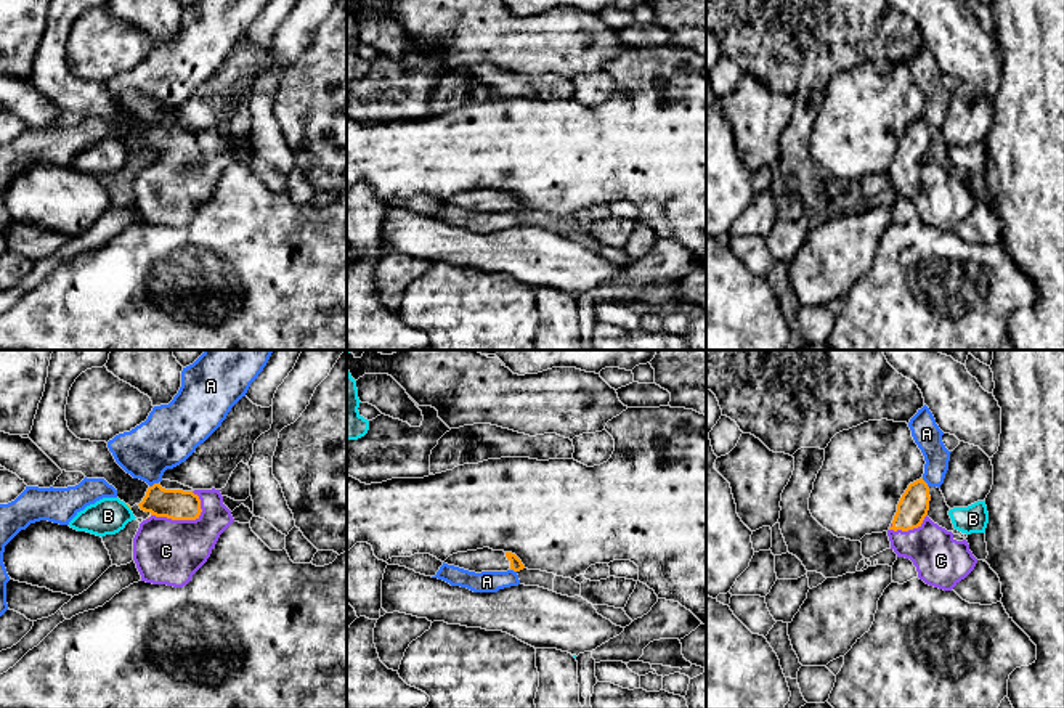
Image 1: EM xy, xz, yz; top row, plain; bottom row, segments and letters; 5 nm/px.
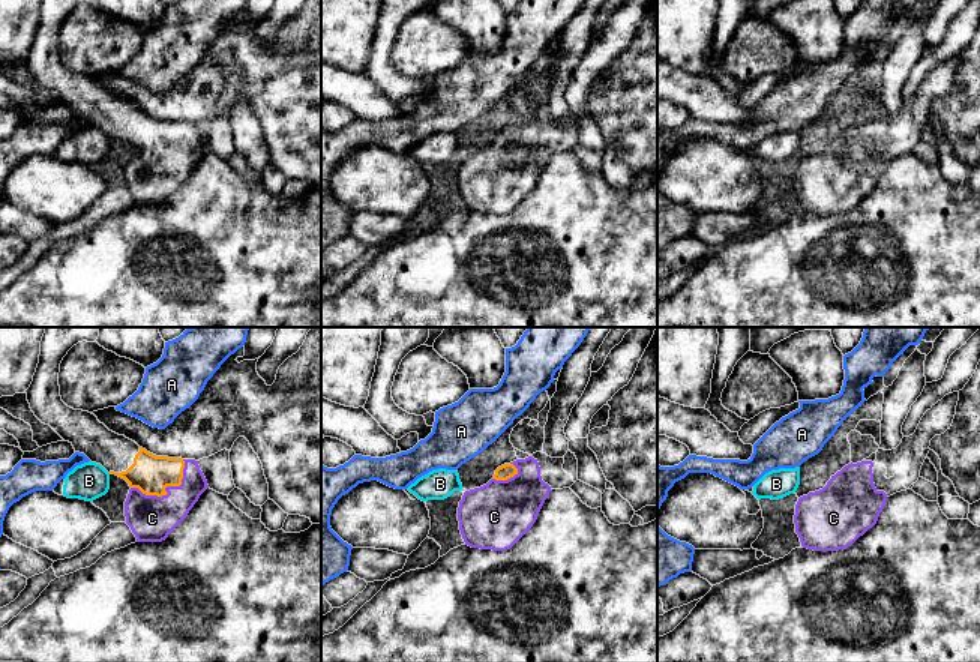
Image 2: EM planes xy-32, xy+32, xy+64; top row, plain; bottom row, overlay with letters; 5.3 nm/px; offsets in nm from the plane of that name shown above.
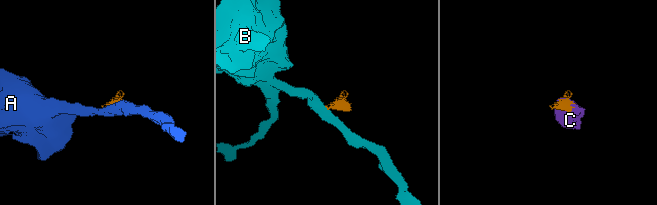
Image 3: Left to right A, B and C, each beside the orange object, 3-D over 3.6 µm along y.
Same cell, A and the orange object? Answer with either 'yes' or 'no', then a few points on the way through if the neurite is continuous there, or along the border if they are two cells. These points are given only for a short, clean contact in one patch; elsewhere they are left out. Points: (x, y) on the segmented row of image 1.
no; border xy (158, 482), (150, 487)

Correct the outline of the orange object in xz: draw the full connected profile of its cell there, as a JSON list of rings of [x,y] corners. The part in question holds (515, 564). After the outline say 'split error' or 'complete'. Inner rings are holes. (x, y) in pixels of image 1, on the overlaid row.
[[[489,547],[453,554],[445,560],[445,564],[475,573],[507,570],[520,572],[525,568],[515,554],[493,551]]]; split error

